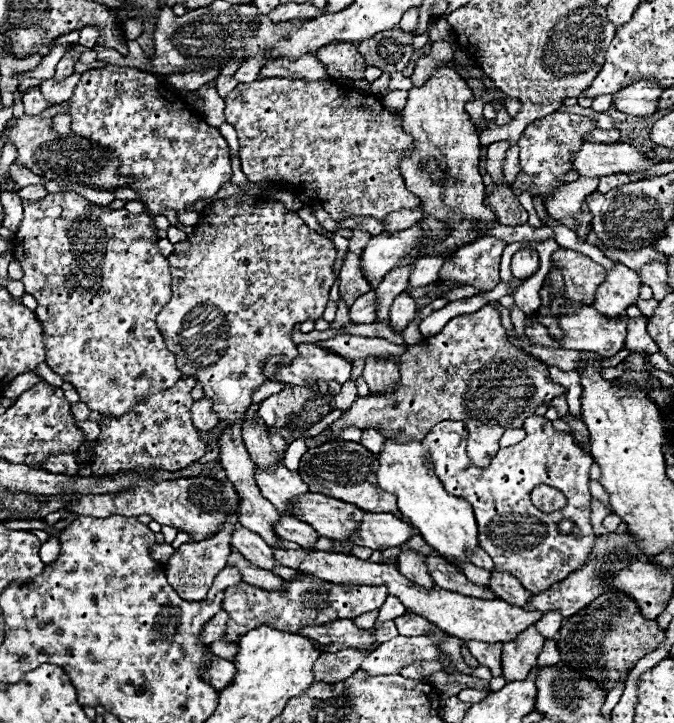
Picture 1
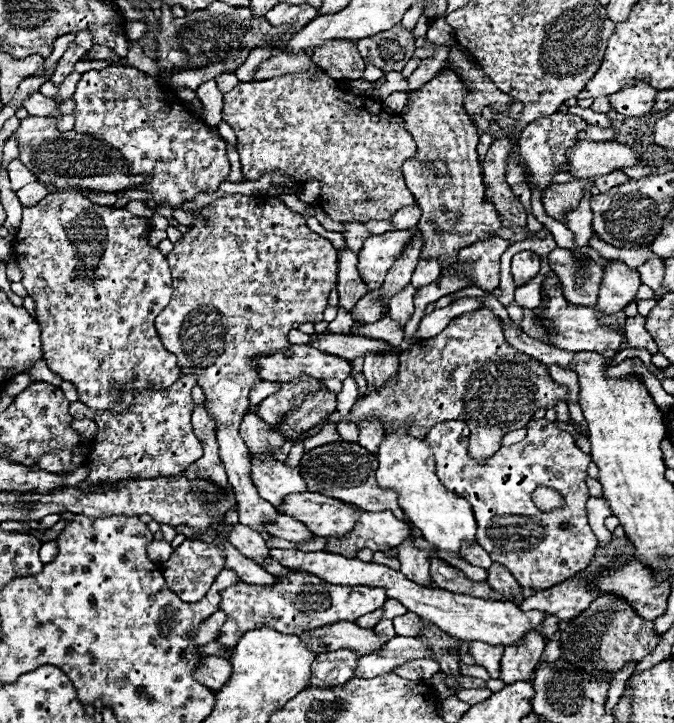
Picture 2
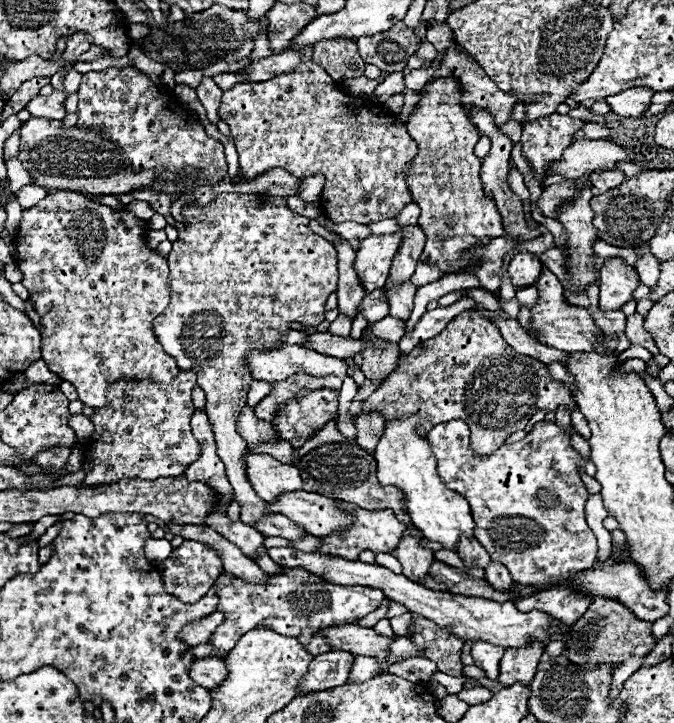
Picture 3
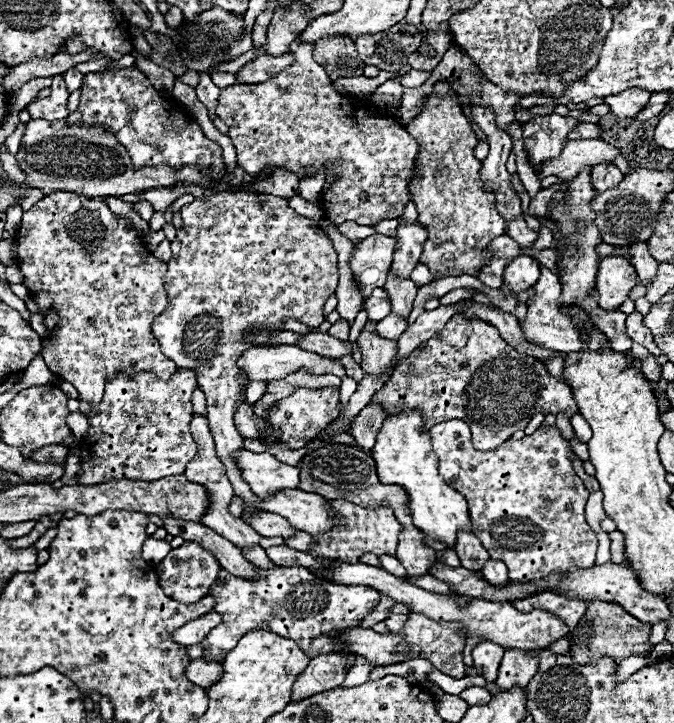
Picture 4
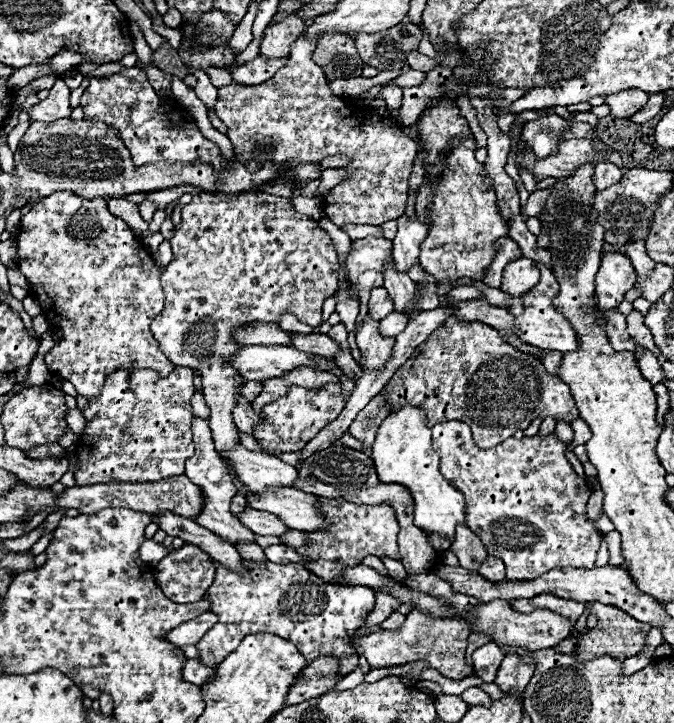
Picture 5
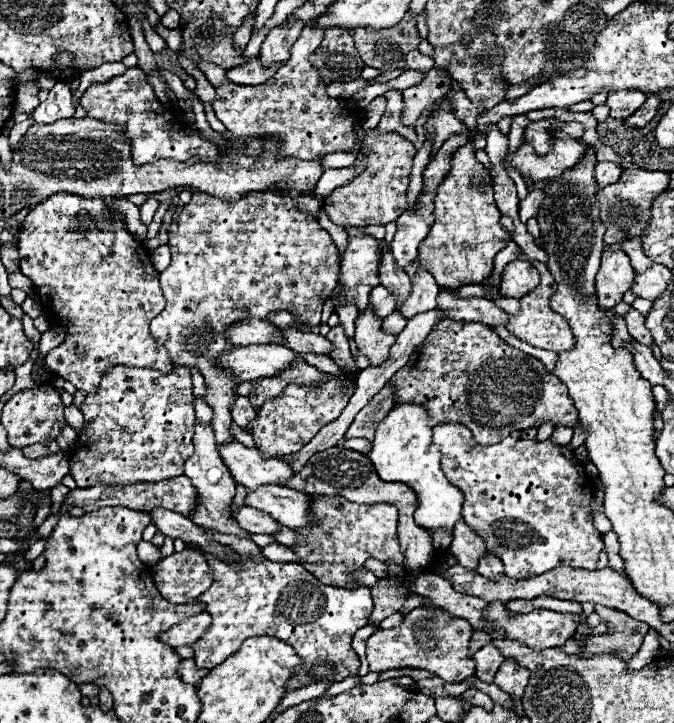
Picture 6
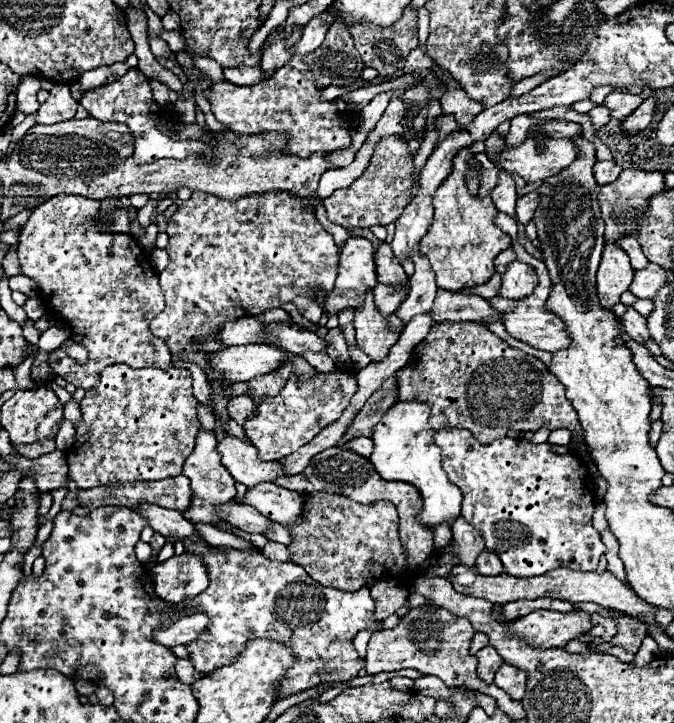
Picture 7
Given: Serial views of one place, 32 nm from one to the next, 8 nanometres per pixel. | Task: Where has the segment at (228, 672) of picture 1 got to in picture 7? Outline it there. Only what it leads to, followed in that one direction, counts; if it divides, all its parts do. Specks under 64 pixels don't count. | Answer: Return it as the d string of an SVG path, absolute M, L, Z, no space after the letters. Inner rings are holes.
M180 658L178 664L176 664L176 674L178 674L178 680L184 682L184 684L194 684L196 680L200 680L204 676L204 672L196 672L194 666L192 666L192 660L184 660Z

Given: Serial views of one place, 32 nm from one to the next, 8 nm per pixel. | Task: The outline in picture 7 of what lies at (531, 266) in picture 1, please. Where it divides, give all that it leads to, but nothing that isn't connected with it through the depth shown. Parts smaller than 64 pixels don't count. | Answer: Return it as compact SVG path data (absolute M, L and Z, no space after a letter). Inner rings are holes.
M514 260L510 266L506 266L506 272L502 274L502 286L500 286L500 296L502 298L512 298L512 300L522 300L530 296L530 292L538 286L538 276L530 264Z

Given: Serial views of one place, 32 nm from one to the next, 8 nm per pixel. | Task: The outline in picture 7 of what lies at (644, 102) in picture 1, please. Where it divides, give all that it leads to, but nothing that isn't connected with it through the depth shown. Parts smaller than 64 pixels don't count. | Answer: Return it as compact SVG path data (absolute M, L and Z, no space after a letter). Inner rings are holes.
M610 92L604 100L604 106L610 110L612 118L624 120L626 116L630 116L640 104L644 102L644 98L640 94L630 94L630 92Z

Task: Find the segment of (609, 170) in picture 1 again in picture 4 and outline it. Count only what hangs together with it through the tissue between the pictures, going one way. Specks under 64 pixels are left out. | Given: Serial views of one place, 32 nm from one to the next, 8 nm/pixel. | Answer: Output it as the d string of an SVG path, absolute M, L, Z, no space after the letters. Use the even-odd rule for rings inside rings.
M570 140L564 146L560 158L544 162L540 168L540 178L560 176L562 180L572 180L582 172L582 168L596 168L598 164L614 164L616 156L624 156L620 148L604 140Z

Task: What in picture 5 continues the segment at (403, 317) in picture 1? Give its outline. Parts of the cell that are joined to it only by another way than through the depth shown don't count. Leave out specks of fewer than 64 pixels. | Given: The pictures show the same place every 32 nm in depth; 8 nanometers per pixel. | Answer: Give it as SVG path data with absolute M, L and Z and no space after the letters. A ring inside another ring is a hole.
M388 262L386 272L384 272L384 288L388 290L392 302L394 302L394 312L406 314L410 300L414 298L416 284L406 276L394 270L394 262Z

